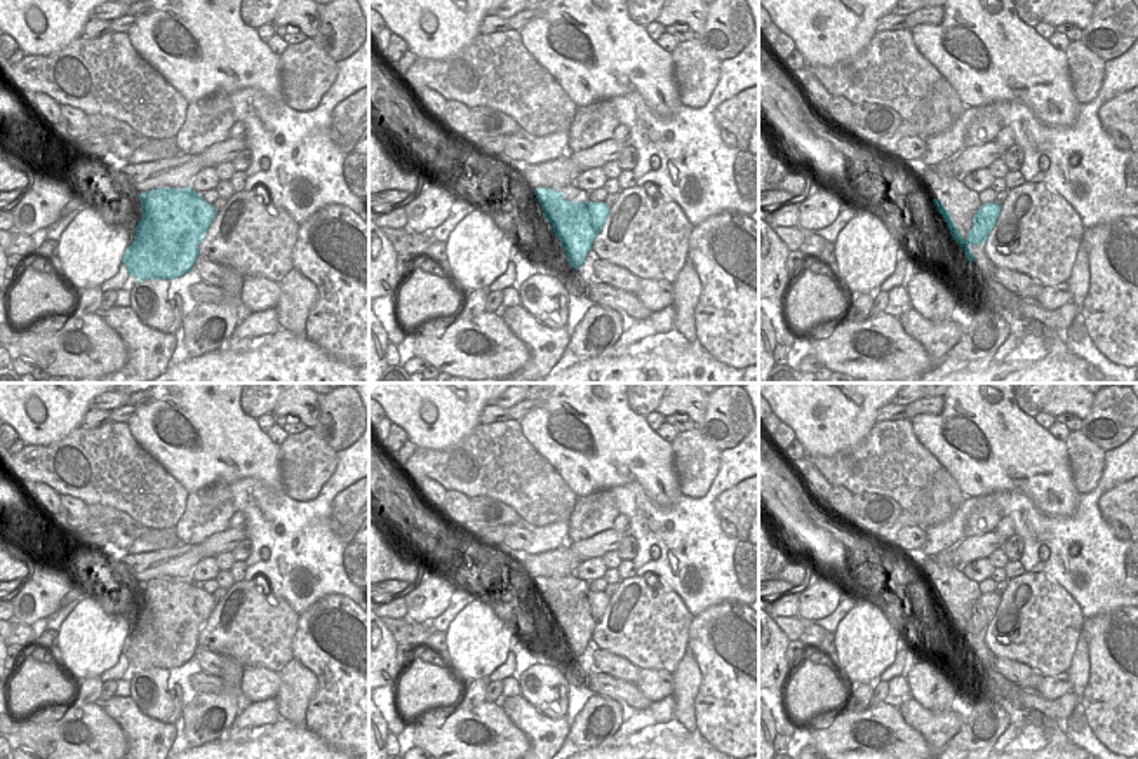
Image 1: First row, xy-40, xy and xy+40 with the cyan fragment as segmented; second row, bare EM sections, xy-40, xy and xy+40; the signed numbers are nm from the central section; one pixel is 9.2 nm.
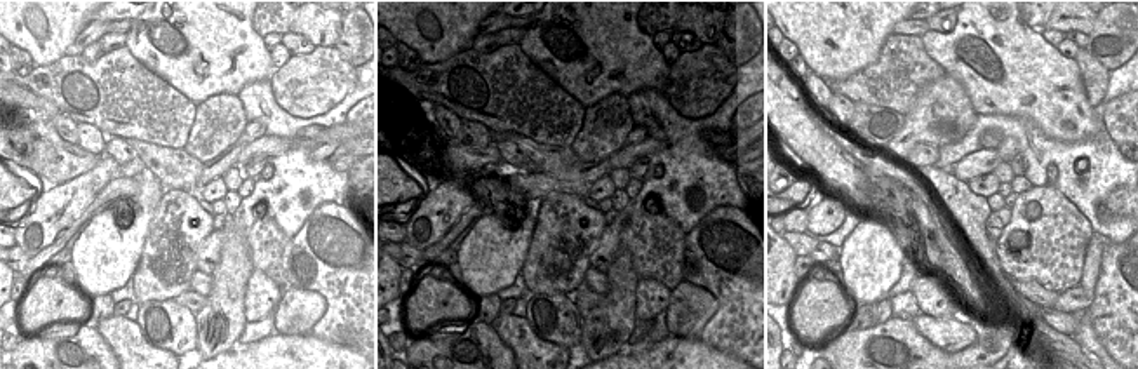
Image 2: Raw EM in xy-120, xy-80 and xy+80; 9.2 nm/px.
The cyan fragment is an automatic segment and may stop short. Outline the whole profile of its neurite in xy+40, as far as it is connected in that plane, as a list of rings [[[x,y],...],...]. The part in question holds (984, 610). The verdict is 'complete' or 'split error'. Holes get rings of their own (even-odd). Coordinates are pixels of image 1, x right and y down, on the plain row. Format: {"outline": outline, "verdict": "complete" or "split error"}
{"outline": [[[933,588],[933,592],[938,602],[941,604],[943,611],[947,613],[952,628],[962,637],[967,651],[971,653],[974,649],[974,644],[969,635],[987,632],[987,627],[995,616],[995,611],[1001,604],[1002,595],[999,595],[997,592],[981,594],[981,597],[973,606],[973,618],[967,620],[967,627],[964,628],[957,615],[954,613],[950,602],[940,592],[940,588]]], "verdict": "complete"}

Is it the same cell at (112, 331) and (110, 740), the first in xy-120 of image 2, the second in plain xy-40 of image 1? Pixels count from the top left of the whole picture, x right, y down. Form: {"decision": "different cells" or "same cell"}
{"decision": "different cells"}

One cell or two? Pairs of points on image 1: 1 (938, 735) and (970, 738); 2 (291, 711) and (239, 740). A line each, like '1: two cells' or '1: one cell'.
1: two cells
2: two cells

